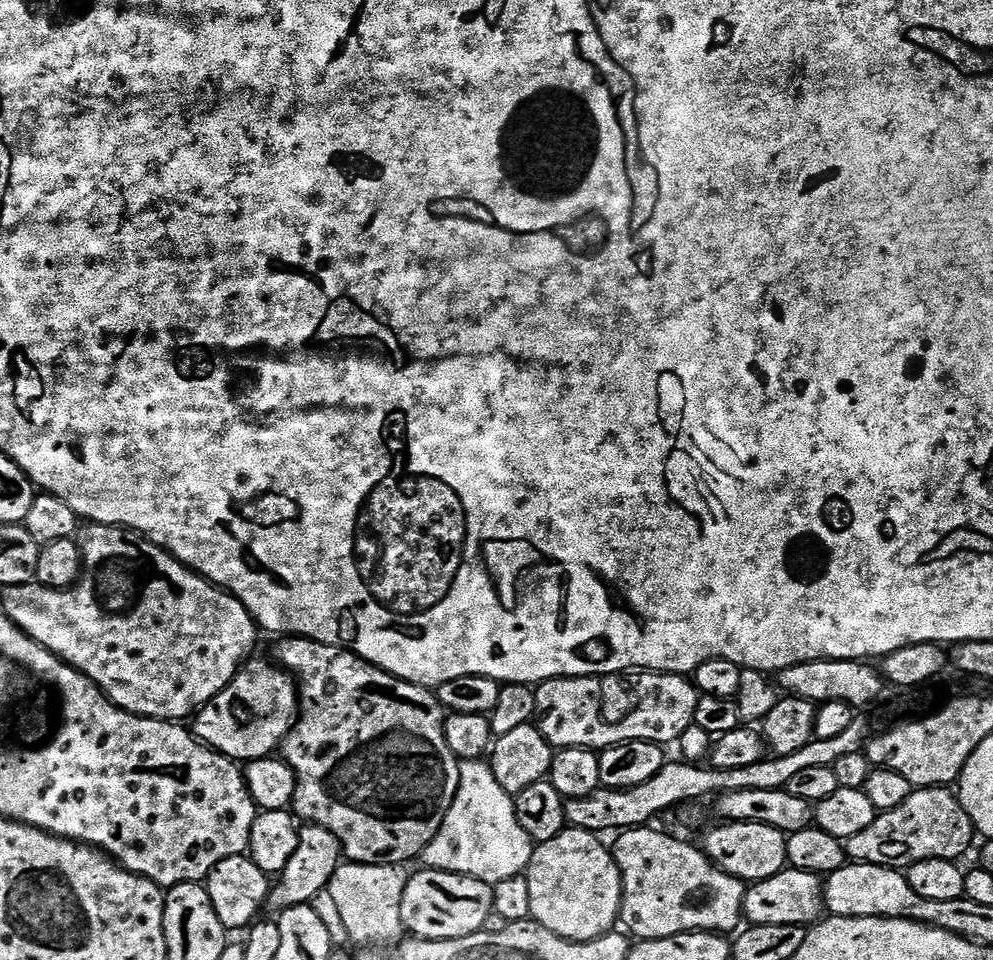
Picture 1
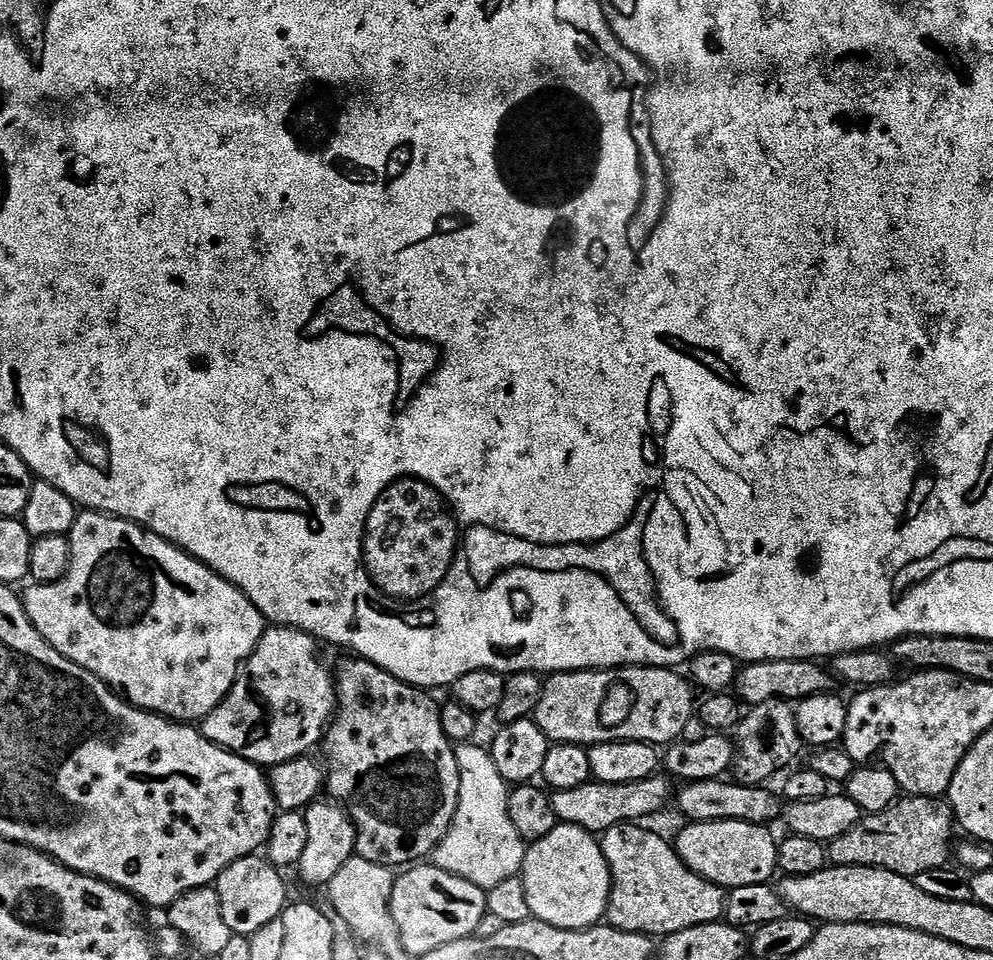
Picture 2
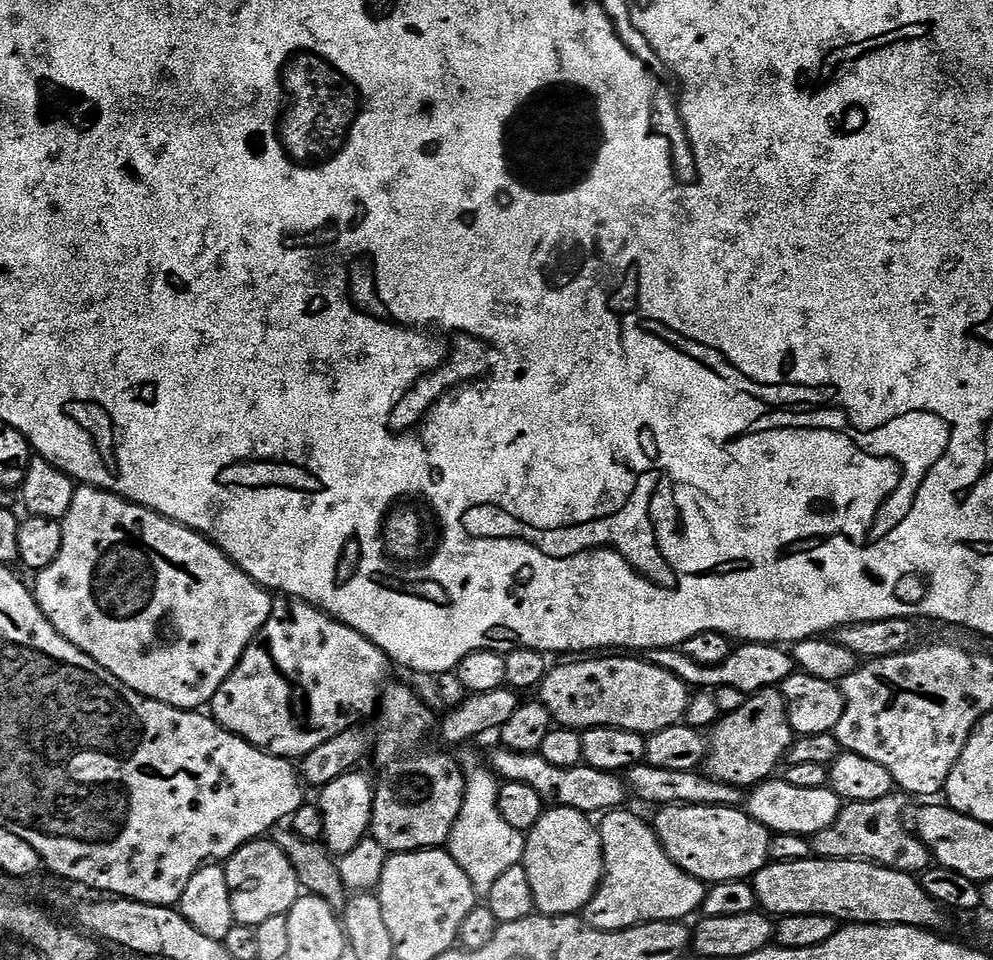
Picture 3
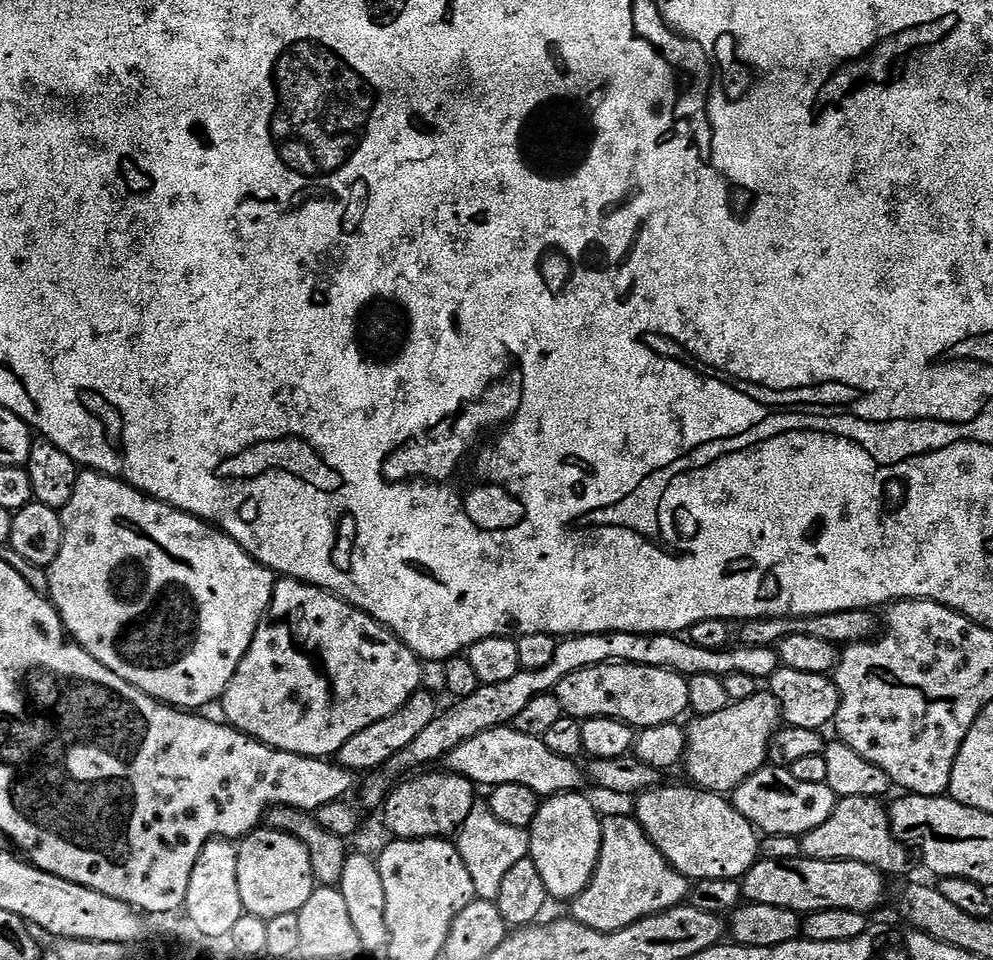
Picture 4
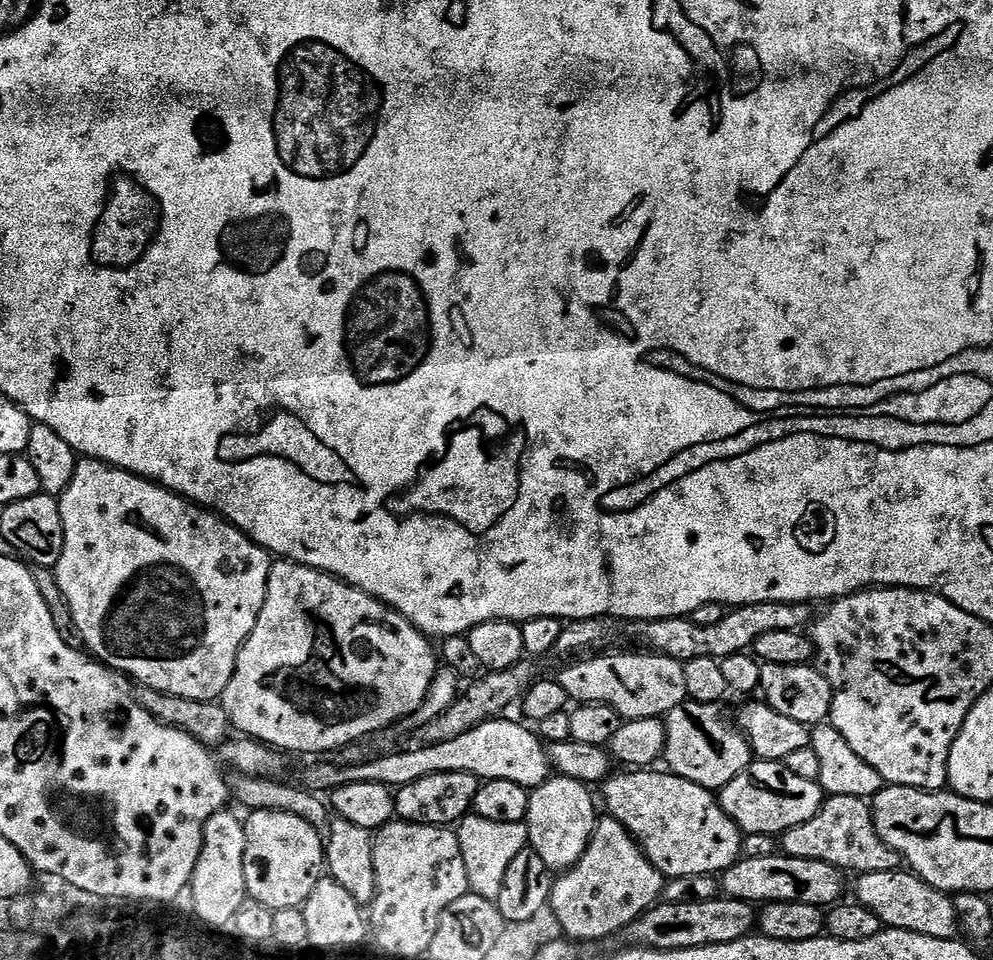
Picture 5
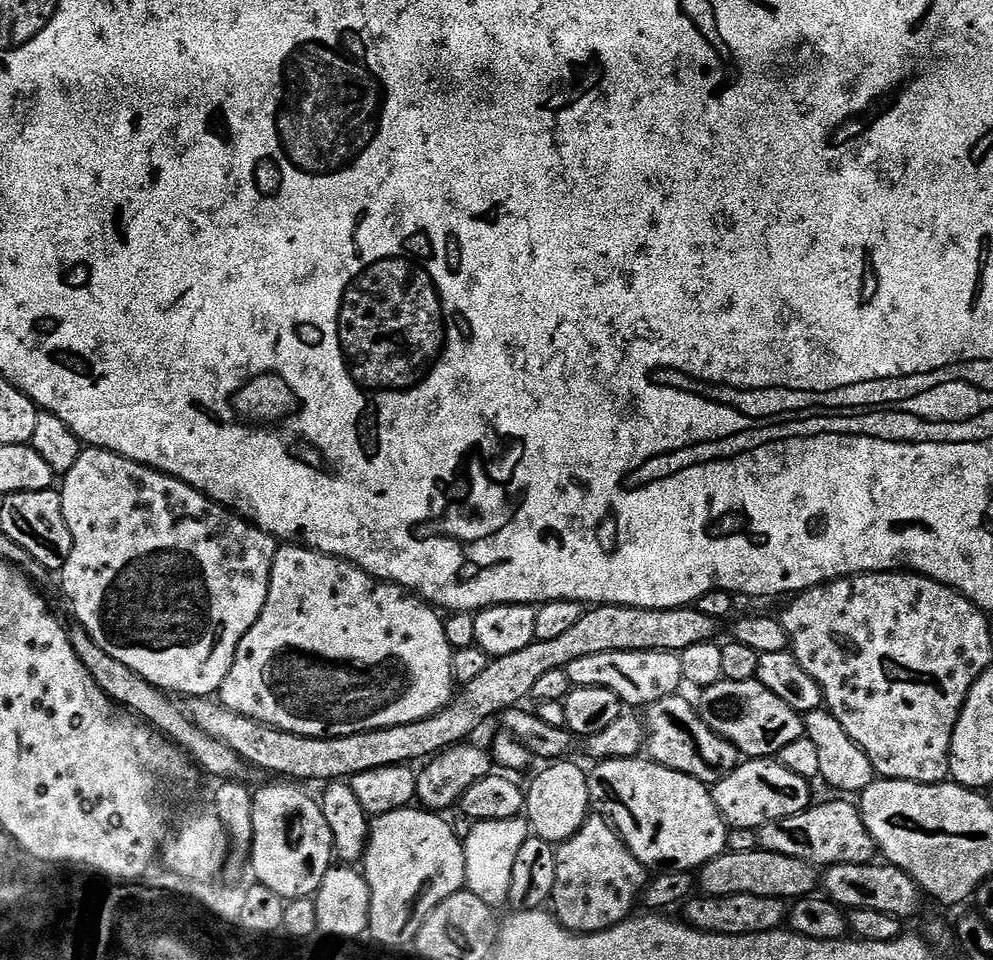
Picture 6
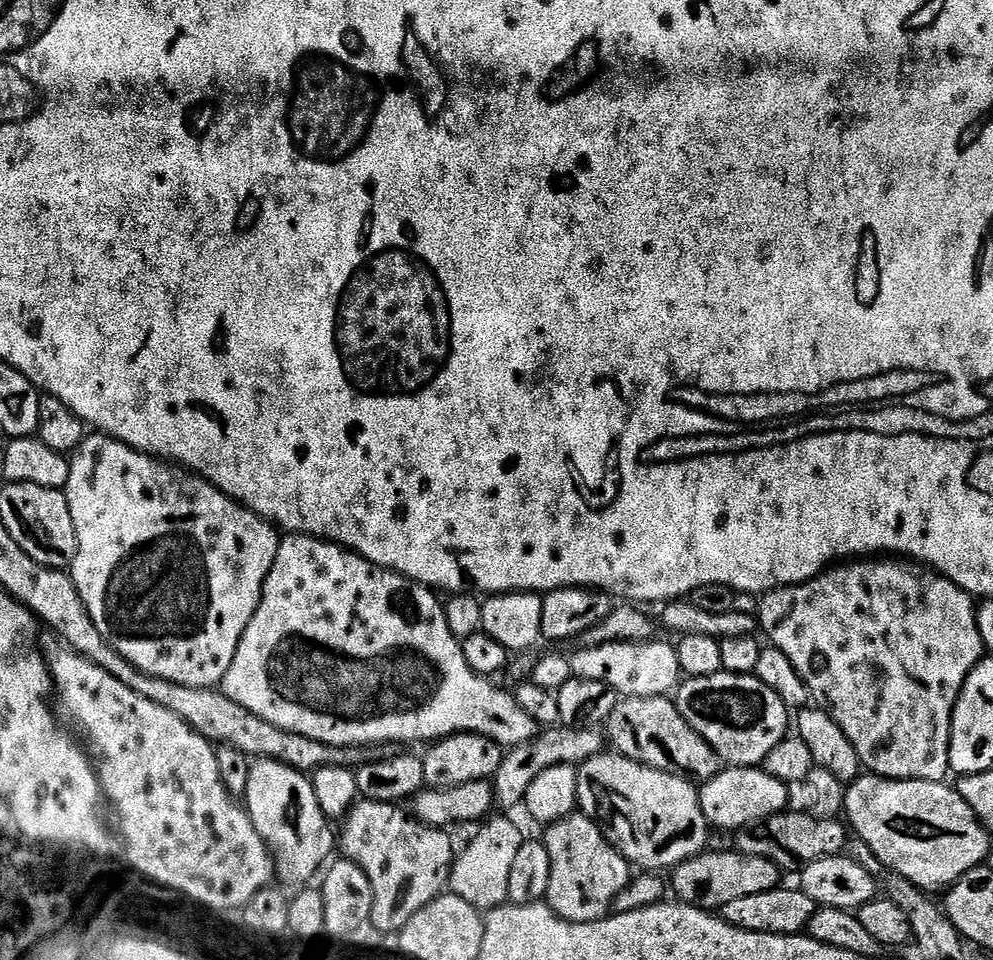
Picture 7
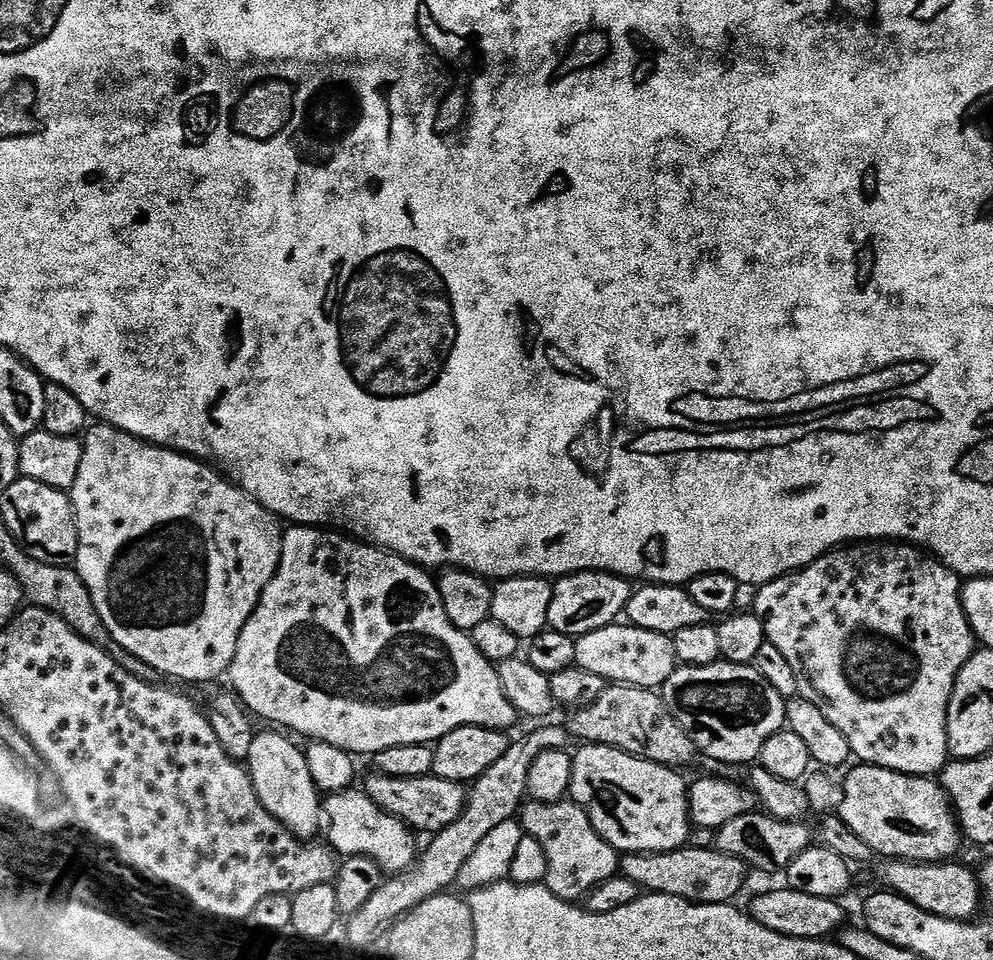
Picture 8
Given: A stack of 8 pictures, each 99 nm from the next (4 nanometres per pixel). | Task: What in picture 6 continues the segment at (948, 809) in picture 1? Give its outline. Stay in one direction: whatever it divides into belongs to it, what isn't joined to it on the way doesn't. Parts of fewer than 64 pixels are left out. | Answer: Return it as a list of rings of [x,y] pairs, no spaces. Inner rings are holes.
[[[832,798],[825,804],[813,803],[806,810],[778,822],[764,824],[758,829],[760,848],[765,852],[798,858],[802,862],[827,870],[839,864],[858,866],[877,859],[878,849],[866,822],[862,822],[859,807],[848,798]]]

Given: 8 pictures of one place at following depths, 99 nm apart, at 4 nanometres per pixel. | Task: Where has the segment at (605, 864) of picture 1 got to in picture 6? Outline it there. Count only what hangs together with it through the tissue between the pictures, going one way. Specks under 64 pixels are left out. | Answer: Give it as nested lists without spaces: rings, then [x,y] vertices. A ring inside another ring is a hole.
[[[572,762],[549,763],[526,788],[526,819],[531,831],[553,846],[569,840],[590,815],[588,772],[568,763]]]

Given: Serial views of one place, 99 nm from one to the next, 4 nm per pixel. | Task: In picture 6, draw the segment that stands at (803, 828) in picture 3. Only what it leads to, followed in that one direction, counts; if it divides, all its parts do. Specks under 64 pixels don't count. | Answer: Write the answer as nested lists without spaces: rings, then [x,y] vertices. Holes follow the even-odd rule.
[[[748,758],[737,764],[726,778],[712,788],[712,797],[732,828],[759,829],[764,824],[790,818],[806,810],[814,800],[813,785],[786,770],[776,758]]]

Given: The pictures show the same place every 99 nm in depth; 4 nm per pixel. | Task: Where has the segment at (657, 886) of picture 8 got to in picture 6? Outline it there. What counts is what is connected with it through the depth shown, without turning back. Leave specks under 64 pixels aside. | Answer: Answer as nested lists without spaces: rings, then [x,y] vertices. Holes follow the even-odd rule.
[[[763,850],[746,854],[725,851],[724,855],[714,858],[699,869],[698,888],[706,896],[754,894],[795,902],[803,896],[811,896],[817,891],[818,872],[813,865],[802,862],[798,858],[786,858],[782,854]]]

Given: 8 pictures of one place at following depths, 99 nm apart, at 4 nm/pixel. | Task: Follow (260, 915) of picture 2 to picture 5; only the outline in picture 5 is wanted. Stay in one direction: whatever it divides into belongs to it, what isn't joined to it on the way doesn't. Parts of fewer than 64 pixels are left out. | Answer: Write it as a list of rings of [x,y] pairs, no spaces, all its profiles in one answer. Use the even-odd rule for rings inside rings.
[[[274,810],[249,811],[244,820],[244,829],[246,890],[249,897],[273,912],[301,907],[326,872],[326,840],[321,829],[310,826],[310,822],[306,822],[306,818],[298,818],[298,814]]]

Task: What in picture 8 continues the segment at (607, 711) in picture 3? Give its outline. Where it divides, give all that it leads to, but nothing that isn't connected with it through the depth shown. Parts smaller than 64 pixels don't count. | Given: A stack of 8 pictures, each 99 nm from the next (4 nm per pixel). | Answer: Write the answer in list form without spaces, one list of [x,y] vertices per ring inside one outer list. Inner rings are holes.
[[[617,622],[602,630],[594,630],[594,634],[575,637],[575,642],[575,667],[616,686],[660,690],[666,678],[670,678],[678,667],[673,637],[634,628],[627,622]]]

